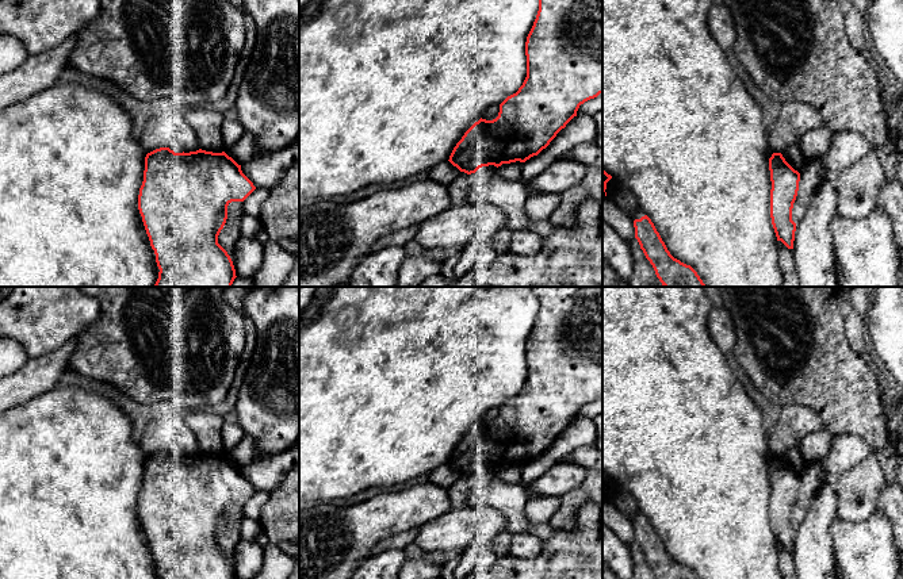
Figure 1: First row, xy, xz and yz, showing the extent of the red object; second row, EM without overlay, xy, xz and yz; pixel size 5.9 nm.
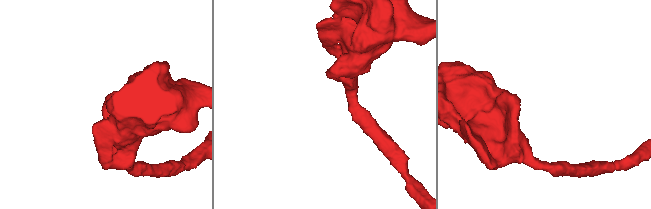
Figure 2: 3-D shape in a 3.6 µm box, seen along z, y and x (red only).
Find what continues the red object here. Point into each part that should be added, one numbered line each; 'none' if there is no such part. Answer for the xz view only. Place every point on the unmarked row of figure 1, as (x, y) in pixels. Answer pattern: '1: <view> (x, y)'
none

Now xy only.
none

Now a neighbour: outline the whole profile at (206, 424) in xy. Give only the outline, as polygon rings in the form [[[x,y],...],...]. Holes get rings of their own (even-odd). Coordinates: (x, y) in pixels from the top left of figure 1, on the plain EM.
[[[199,409],[183,417],[185,425],[196,436],[199,452],[213,456],[225,455],[221,440],[223,417],[213,409]]]

